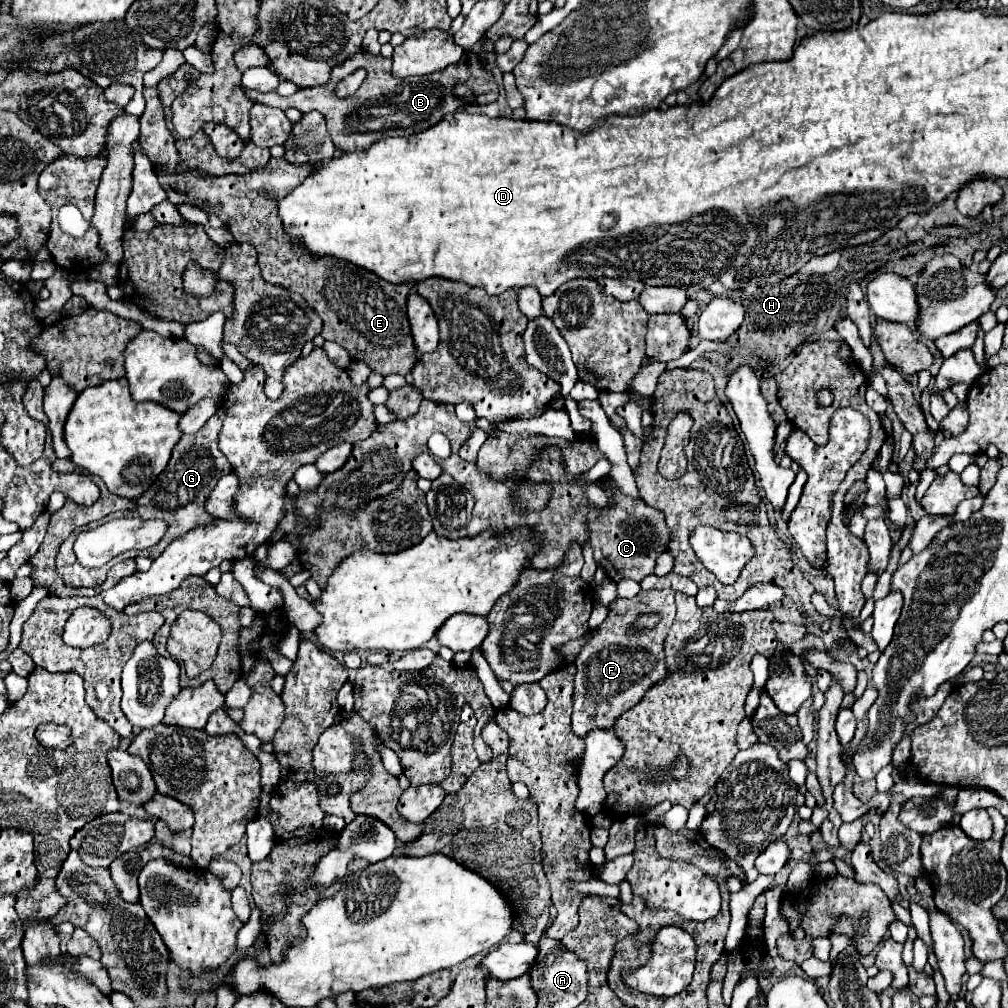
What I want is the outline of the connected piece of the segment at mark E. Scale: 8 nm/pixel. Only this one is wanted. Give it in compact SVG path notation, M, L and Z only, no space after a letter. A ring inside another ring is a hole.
M145 88L143 90L147 108L141 114L141 136L139 136L139 146L143 150L143 154L151 160L157 180L161 184L161 188L167 192L167 200L173 204L193 204L205 212L213 212L217 214L225 226L231 230L231 234L235 236L237 242L249 242L255 246L257 250L257 262L261 266L263 278L271 284L281 284L283 288L289 288L291 292L301 294L307 304L321 316L323 320L323 332L321 336L329 342L337 342L339 346L343 346L349 354L351 360L355 362L365 362L371 372L377 372L381 376L389 376L389 374L401 374L407 376L413 366L417 364L417 348L413 342L413 334L411 334L411 326L407 320L407 296L411 292L409 284L387 284L385 280L379 280L379 276L357 268L353 264L347 264L343 260L335 260L335 258L313 258L307 252L303 252L301 248L297 248L297 244L291 244L287 234L283 232L283 224L277 216L277 208L273 202L273 198L281 198L283 194L289 194L293 188L297 188L307 174L313 170L313 166L309 164L289 164L283 158L271 158L267 166L257 168L245 176L241 174L225 174L225 176L205 176L201 178L199 172L179 172L179 152L173 144L173 136L169 132L169 128L165 126L165 118L163 118L163 106L161 100L157 96L155 88Z

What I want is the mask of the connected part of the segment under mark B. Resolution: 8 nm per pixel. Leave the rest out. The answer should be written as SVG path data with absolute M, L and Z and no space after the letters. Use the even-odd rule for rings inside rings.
M359 50L355 56L351 56L351 60L343 62L343 66L357 66L357 68L361 66L367 70L367 78L361 84L359 92L355 96L349 96L343 100L339 100L333 94L333 88L339 82L339 66L335 66L331 70L331 80L327 84L315 86L315 88L301 88L289 98L281 98L281 96L277 96L277 92L267 92L267 94L253 92L253 90L245 90L245 92L251 100L275 106L279 110L287 110L289 106L293 106L293 108L301 110L303 114L313 112L313 110L321 112L327 120L327 132L329 132L335 148L339 148L343 152L365 150L373 142L377 142L379 138L411 136L411 134L431 128L433 124L443 120L447 114L453 114L459 108L465 108L465 100L457 98L453 94L455 86L459 86L459 84L465 84L467 88L473 90L473 104L477 104L477 106L491 104L499 98L499 86L497 86L493 74L483 68L481 56L475 52L465 52L457 64L453 64L445 70L439 70L431 76L415 76L415 78L405 78L405 80L391 76L391 66L389 66L387 58L383 58L381 54L373 56L367 50Z

